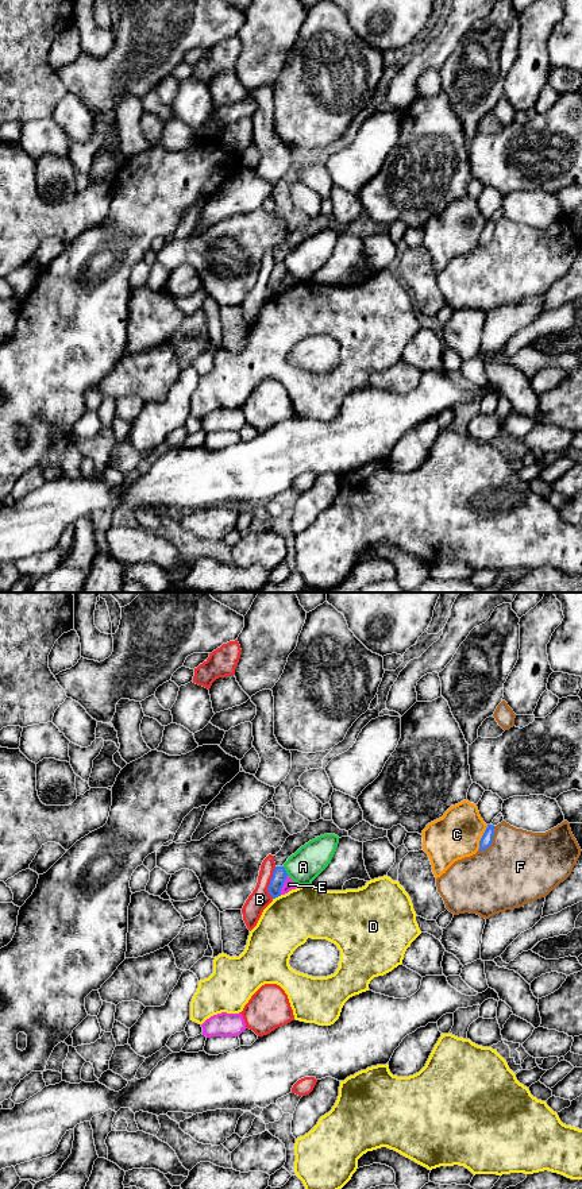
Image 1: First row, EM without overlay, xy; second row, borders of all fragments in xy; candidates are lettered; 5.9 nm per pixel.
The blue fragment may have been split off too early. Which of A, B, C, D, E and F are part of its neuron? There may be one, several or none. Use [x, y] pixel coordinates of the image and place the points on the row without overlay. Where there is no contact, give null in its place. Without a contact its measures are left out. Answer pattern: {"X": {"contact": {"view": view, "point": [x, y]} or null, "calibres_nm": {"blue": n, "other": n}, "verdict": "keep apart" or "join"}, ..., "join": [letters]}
{"A": {"contact": {"view": "xy", "point": [285, 266]}, "calibres_nm": {"blue": 90, "other": 200}, "verdict": "keep apart"}, "B": {"contact": {"view": "xy", "point": [270, 278]}, "calibres_nm": {"blue": 90, "other": 120}, "verdict": "keep apart"}, "C": {"contact": {"view": "xy", "point": [482, 232]}, "calibres_nm": {"blue": 70, "other": 280}, "verdict": "keep apart"}, "D": {"contact": {"view": "xy", "point": [277, 292]}, "calibres_nm": {"blue": 90, "other": 300}, "verdict": "keep apart"}, "E": {"contact": {"view": "xy", "point": [282, 281]}, "calibres_nm": {"blue": 90, "other": 70}, "verdict": "keep apart"}, "F": {"contact": {"view": "xy", "point": [492, 236]}, "calibres_nm": {"blue": 70, "other": 440}, "verdict": "keep apart"}, "join": []}

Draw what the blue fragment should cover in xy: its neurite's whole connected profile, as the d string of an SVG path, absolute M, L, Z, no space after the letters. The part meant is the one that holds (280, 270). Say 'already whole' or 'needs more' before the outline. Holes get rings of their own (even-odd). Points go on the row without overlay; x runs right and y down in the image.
already whole; M284 262L274 263L273 273L267 283L273 294L281 292L281 285L284 282L286 273L288 273L288 269Z

